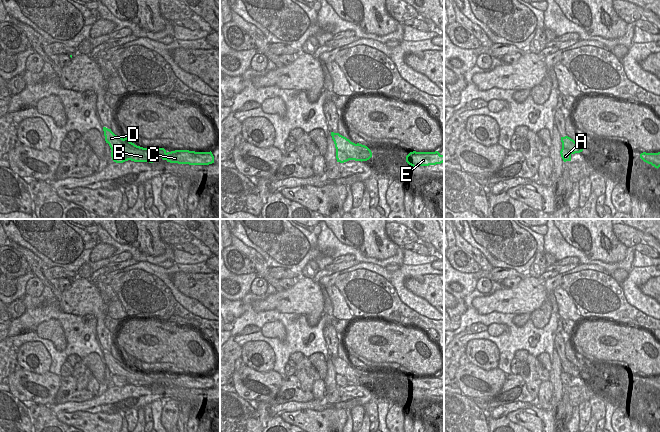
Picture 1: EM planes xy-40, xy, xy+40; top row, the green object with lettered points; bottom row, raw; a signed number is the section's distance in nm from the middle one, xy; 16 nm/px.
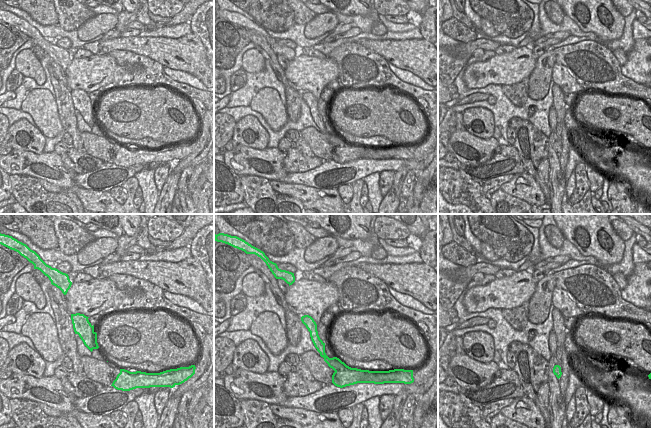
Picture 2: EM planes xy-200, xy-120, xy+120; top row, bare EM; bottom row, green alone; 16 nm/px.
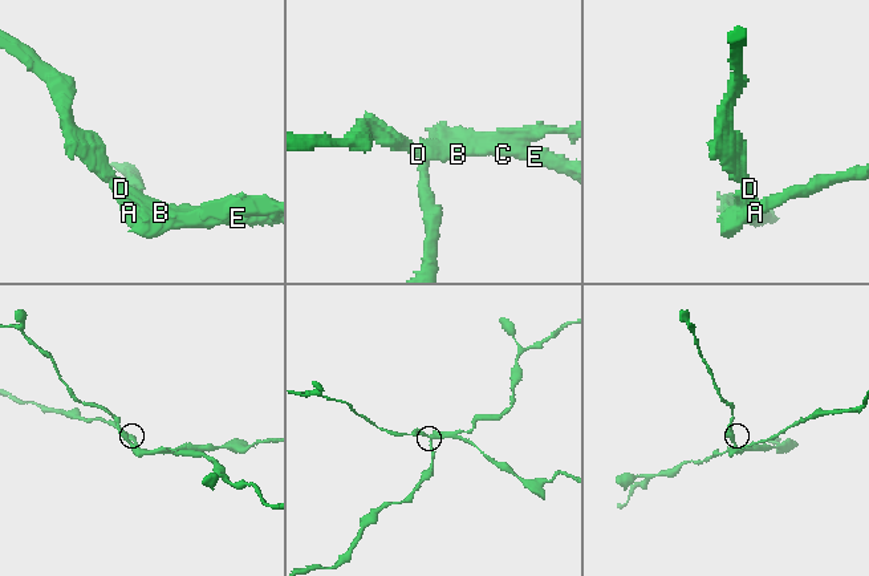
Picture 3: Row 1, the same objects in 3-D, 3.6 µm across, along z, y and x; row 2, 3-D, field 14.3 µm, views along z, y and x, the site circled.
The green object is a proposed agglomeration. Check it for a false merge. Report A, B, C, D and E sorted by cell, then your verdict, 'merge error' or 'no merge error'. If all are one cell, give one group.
groups A / B C D E; merge error

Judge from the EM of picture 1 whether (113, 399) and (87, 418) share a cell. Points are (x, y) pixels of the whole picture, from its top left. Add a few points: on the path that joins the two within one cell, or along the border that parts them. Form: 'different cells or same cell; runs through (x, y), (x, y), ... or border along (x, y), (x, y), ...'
different cells; border along (70, 413), (77, 411), (118, 413)

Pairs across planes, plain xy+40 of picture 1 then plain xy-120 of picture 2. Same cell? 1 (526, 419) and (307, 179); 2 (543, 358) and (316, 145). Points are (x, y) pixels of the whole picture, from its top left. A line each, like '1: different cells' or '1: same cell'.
1: different cells
2: same cell

